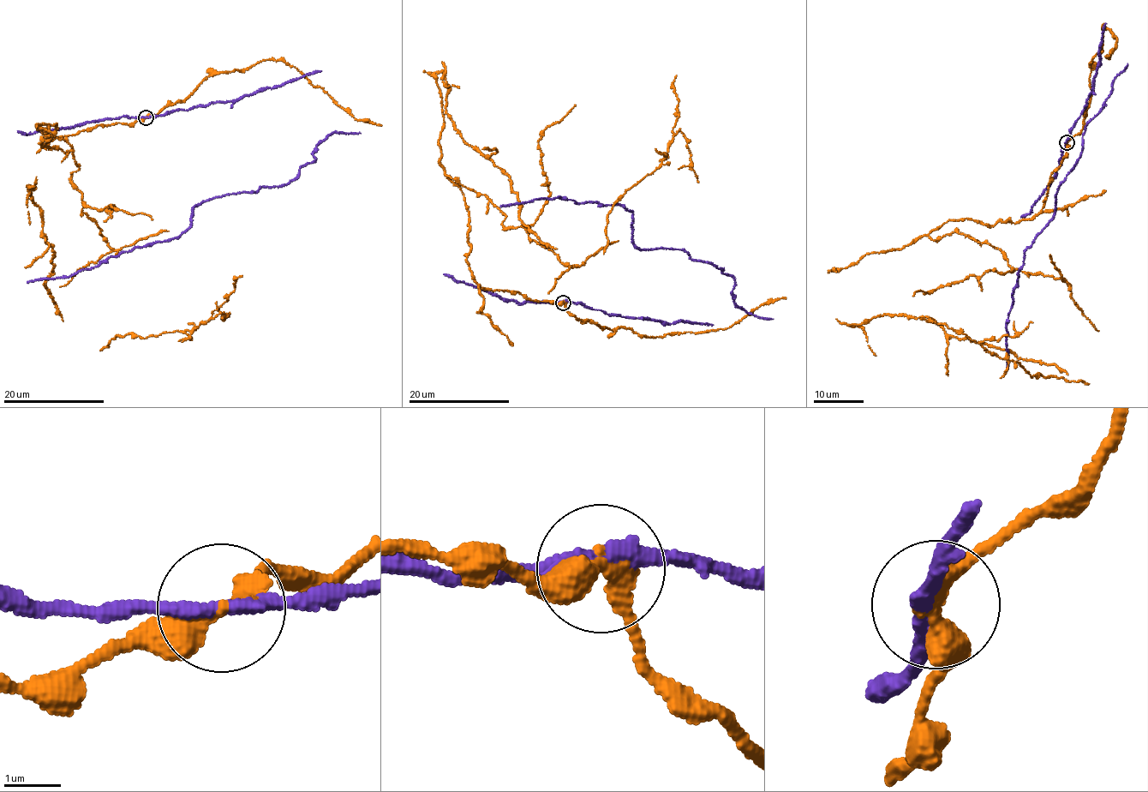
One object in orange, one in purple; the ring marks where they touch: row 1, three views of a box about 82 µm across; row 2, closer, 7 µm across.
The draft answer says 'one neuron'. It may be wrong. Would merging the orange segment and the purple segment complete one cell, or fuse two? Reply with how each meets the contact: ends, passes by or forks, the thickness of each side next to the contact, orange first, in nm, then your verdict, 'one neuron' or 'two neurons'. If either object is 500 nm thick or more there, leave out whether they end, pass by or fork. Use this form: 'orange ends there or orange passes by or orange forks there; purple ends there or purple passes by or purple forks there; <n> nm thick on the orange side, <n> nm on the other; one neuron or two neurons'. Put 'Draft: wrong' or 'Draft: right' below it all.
orange passes by; purple passes by; 360 nm thick on the orange side, 240 nm on the other; two neurons
Draft: wrong

